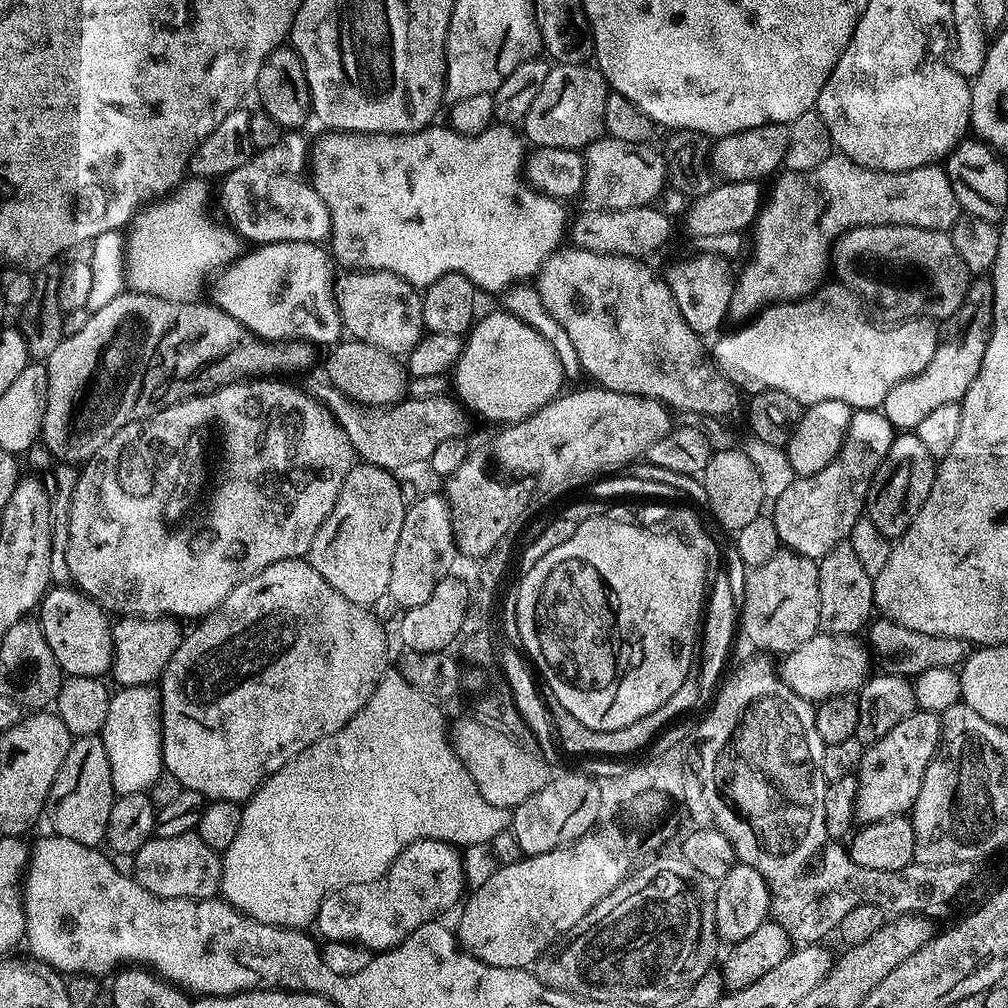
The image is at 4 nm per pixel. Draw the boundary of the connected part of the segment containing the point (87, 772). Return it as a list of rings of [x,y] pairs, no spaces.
[[[103,735],[77,736],[73,739],[66,759],[62,762],[62,770],[58,770],[58,778],[54,778],[54,786],[50,786],[46,805],[46,820],[52,823],[51,831],[55,835],[70,838],[74,842],[96,846],[108,835],[110,810],[116,797],[116,791],[110,782],[110,758],[106,758]]]

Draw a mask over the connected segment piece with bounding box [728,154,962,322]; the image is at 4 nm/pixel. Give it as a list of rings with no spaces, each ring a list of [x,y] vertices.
[[[834,154],[826,158],[822,166],[814,166],[814,170],[784,170],[772,182],[772,189],[769,192],[767,189],[766,199],[761,203],[760,212],[757,213],[755,223],[750,228],[752,257],[745,262],[741,272],[739,269],[735,277],[736,285],[730,298],[728,316],[731,319],[742,320],[738,322],[751,321],[769,304],[803,300],[805,296],[812,295],[825,283],[824,275],[829,275],[832,245],[836,243],[836,239],[850,230],[866,226],[901,224],[948,232],[962,214],[961,206],[954,198],[954,186],[950,186],[947,171],[935,164],[901,172],[875,172],[854,162],[848,156]]]

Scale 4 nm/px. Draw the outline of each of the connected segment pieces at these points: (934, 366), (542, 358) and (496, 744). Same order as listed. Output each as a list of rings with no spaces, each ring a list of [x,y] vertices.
[[[976,278],[969,283],[966,298],[962,306],[939,329],[940,341],[934,350],[934,358],[918,374],[898,382],[890,394],[886,394],[882,411],[893,428],[897,430],[915,430],[922,418],[943,404],[959,404],[966,390],[970,390],[970,382],[974,382],[978,374],[978,366],[982,366],[982,353],[986,350],[988,335],[992,329],[992,311],[994,310],[994,290],[991,279]]]
[[[503,310],[483,316],[473,323],[464,340],[464,349],[454,369],[454,392],[456,388],[455,395],[465,409],[473,413],[476,411],[494,420],[501,420],[499,423],[504,426],[516,424],[519,420],[533,416],[539,408],[561,395],[563,388],[560,387],[566,383],[566,377],[558,362],[558,354],[554,354],[554,346],[550,346],[550,342],[546,342],[546,338],[542,338],[538,330]]]
[[[474,718],[467,719],[458,721],[453,728],[451,725],[450,745],[490,806],[515,810],[519,804],[526,802],[526,798],[538,794],[538,790],[545,788],[548,781],[553,779],[554,772],[548,769],[546,761],[539,760],[539,755],[522,750],[510,742],[510,738],[498,734],[498,730],[490,730]]]

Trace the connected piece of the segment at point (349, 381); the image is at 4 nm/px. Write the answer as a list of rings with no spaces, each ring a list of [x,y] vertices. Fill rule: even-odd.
[[[351,338],[337,343],[329,352],[332,353],[328,356],[328,383],[342,390],[342,394],[346,394],[356,404],[366,404],[369,408],[387,408],[405,399],[410,377],[405,365],[397,357],[378,350],[378,346]]]

